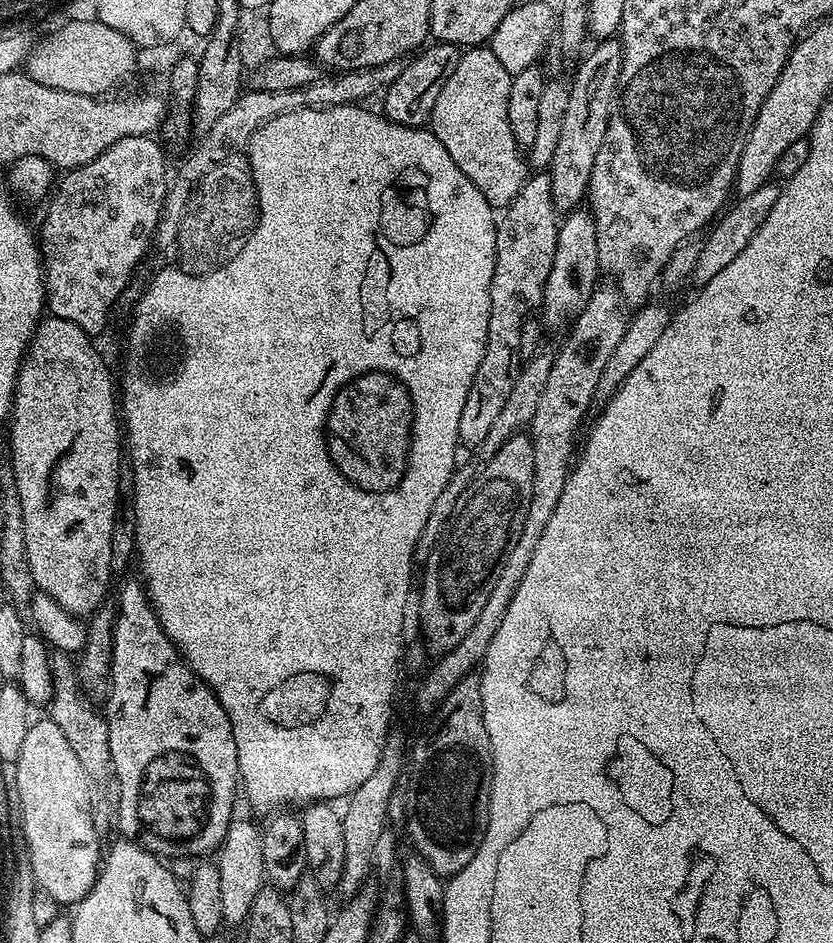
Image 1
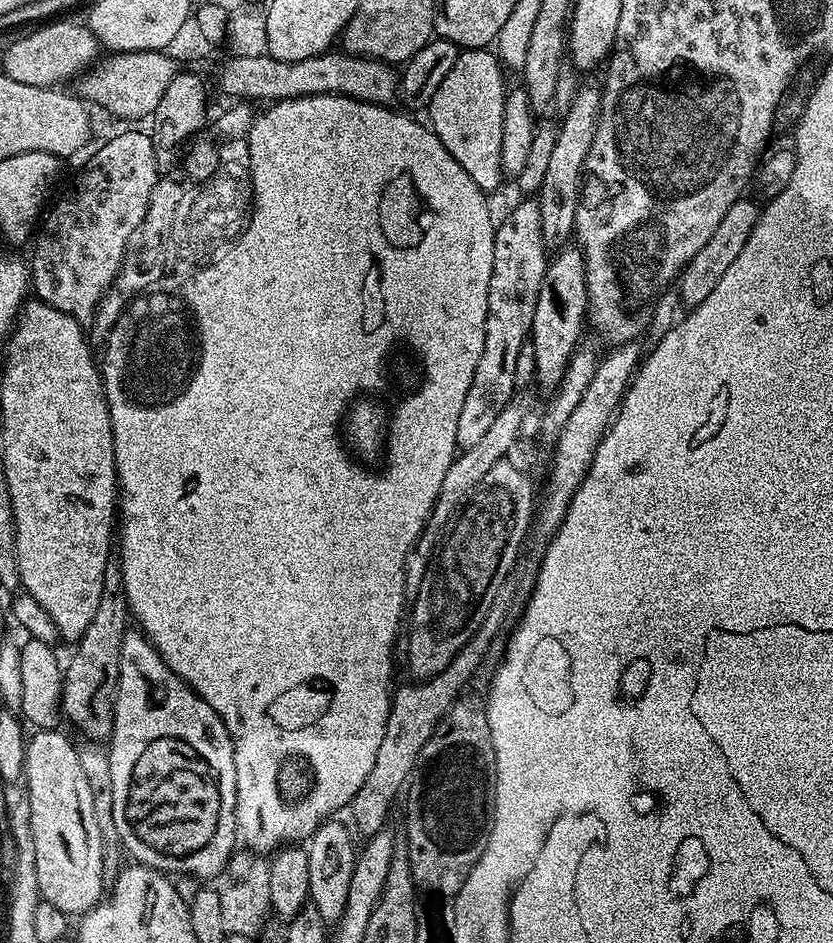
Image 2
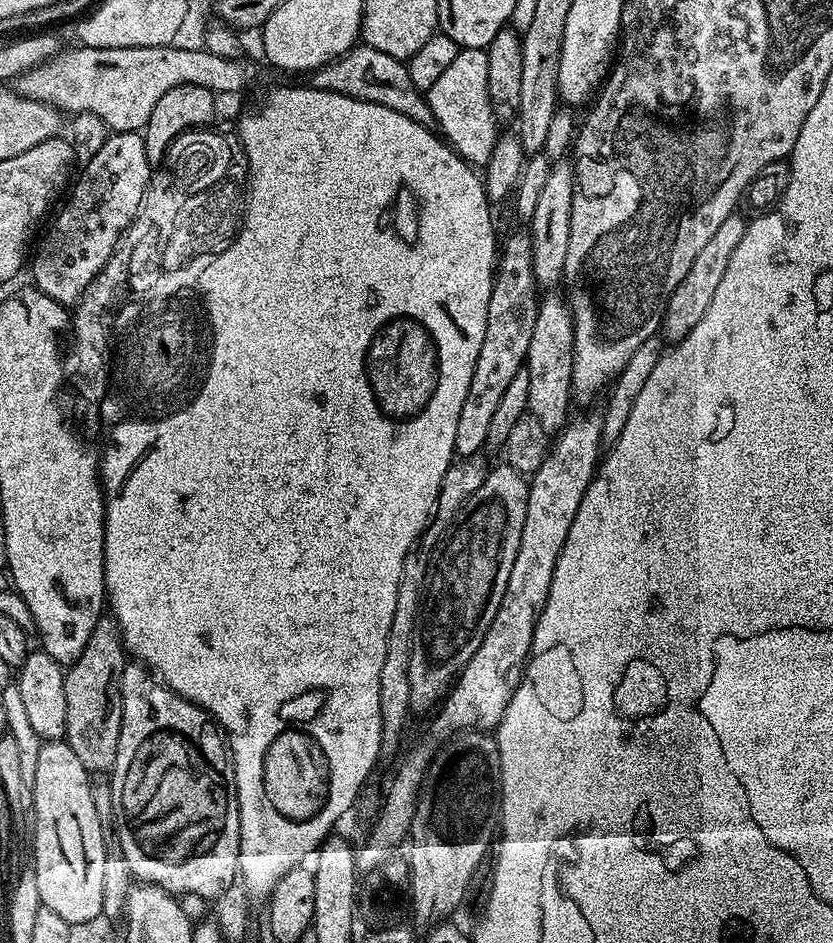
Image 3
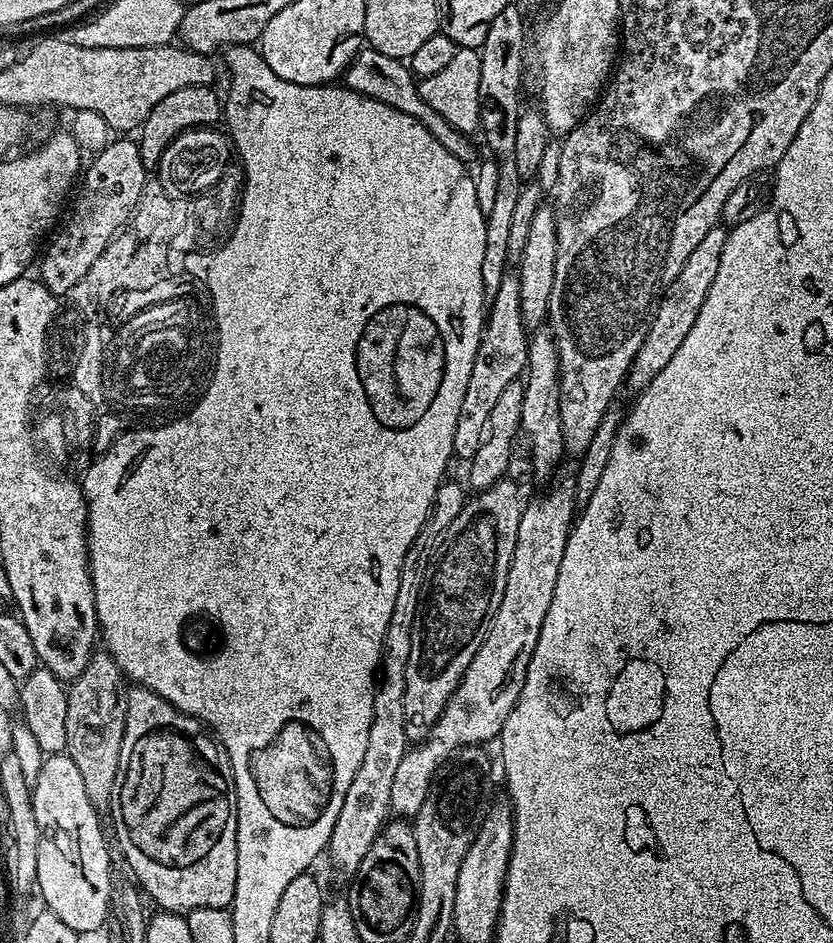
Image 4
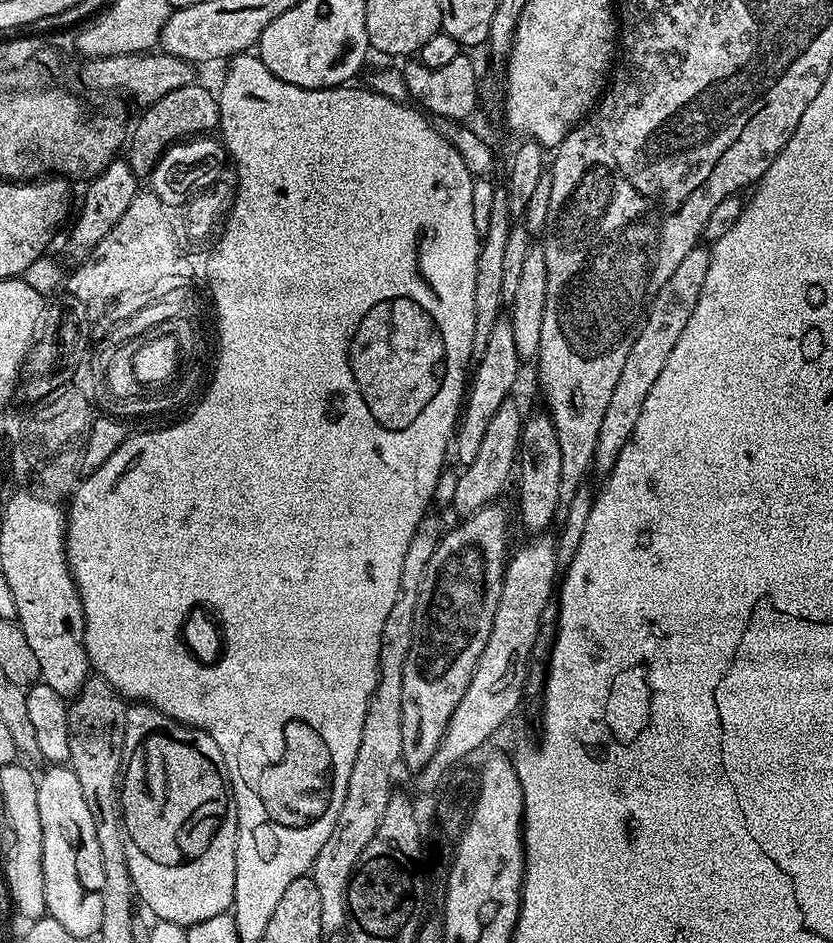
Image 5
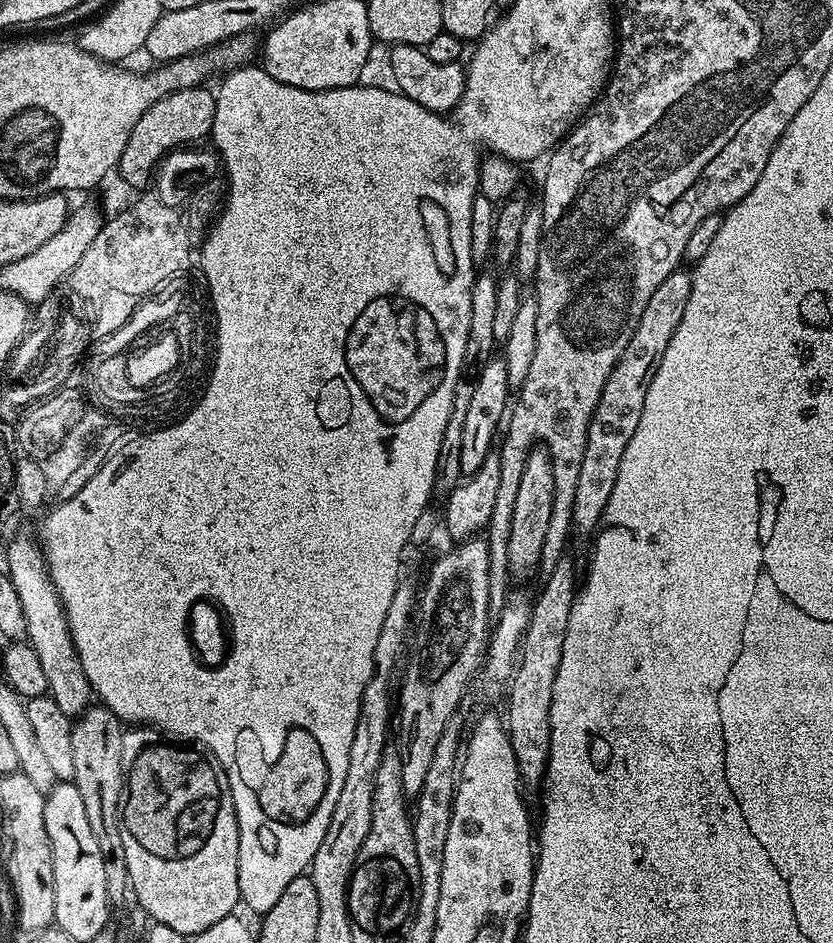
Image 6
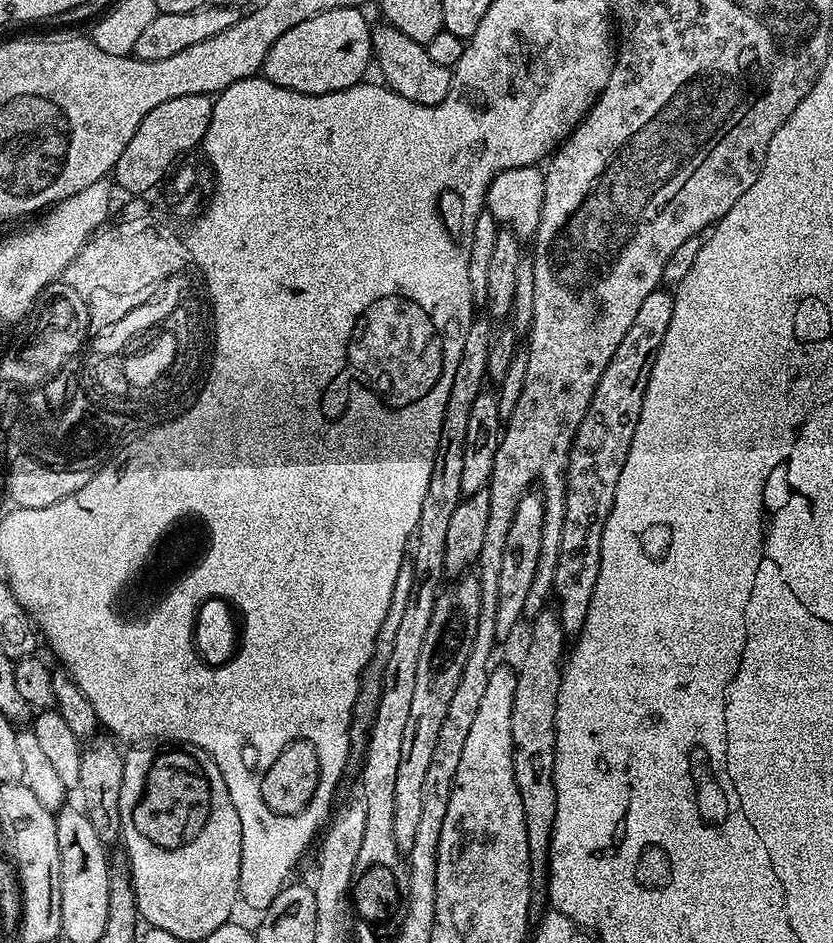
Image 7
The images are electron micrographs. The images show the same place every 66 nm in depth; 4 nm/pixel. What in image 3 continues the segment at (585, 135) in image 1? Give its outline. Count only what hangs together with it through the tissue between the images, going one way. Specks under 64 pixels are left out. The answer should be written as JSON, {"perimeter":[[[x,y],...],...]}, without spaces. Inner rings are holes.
{"perimeter":[[[567,159],[555,161],[551,165],[542,194],[535,203],[533,218],[530,221],[532,238],[532,265],[537,289],[553,289],[564,278],[566,254],[570,248],[570,206],[576,193],[576,174]]]}

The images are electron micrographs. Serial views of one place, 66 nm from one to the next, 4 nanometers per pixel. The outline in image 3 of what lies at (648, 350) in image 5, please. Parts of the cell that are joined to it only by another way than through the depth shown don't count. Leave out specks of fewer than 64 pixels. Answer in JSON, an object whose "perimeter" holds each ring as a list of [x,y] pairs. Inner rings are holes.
{"perimeter":[[[733,214],[718,226],[718,231],[710,237],[710,242],[702,246],[698,258],[690,262],[690,270],[686,270],[686,278],[678,282],[676,289],[668,295],[666,303],[662,308],[662,336],[665,341],[679,342],[702,322],[702,314],[710,307],[714,298],[714,290],[718,290],[718,282],[722,282],[722,274],[726,272],[726,265],[730,262],[730,254],[734,254],[735,247],[742,240],[742,234],[746,227],[745,217]]]}

